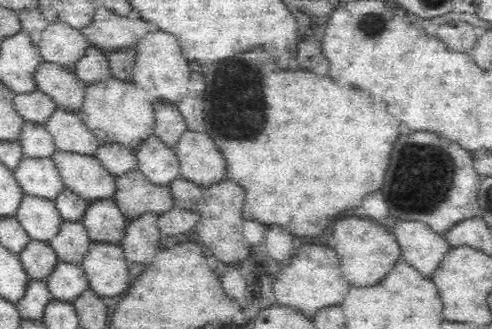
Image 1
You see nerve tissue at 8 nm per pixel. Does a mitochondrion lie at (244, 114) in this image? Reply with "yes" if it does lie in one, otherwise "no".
yes

